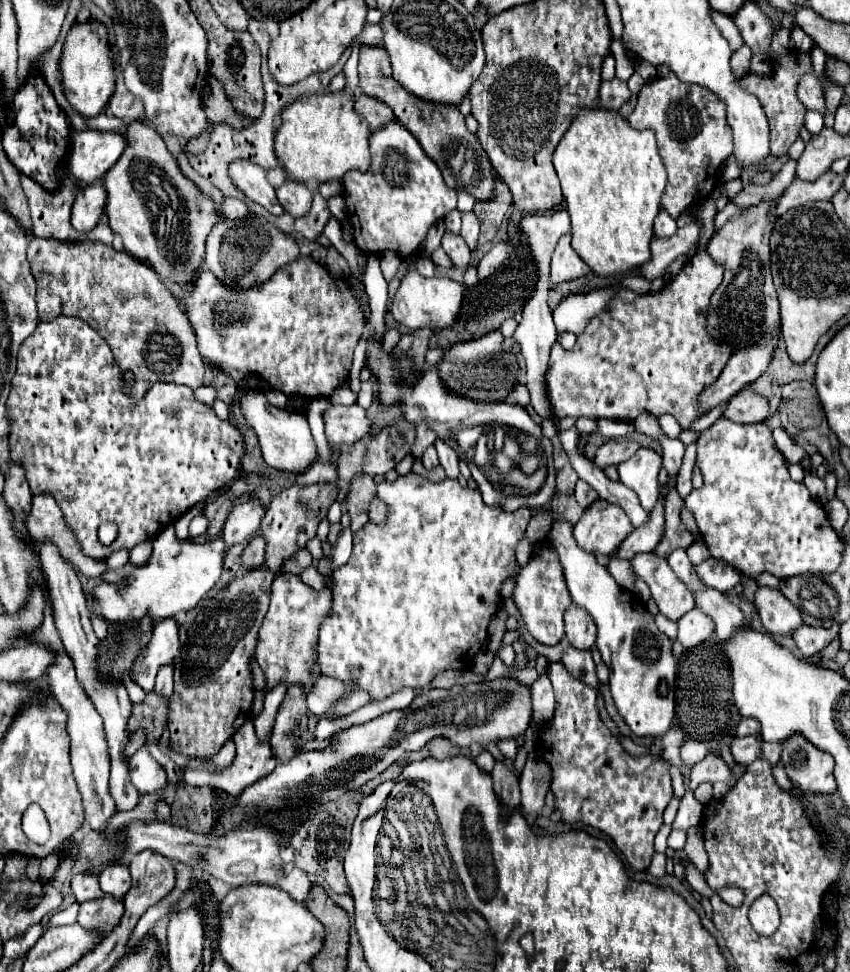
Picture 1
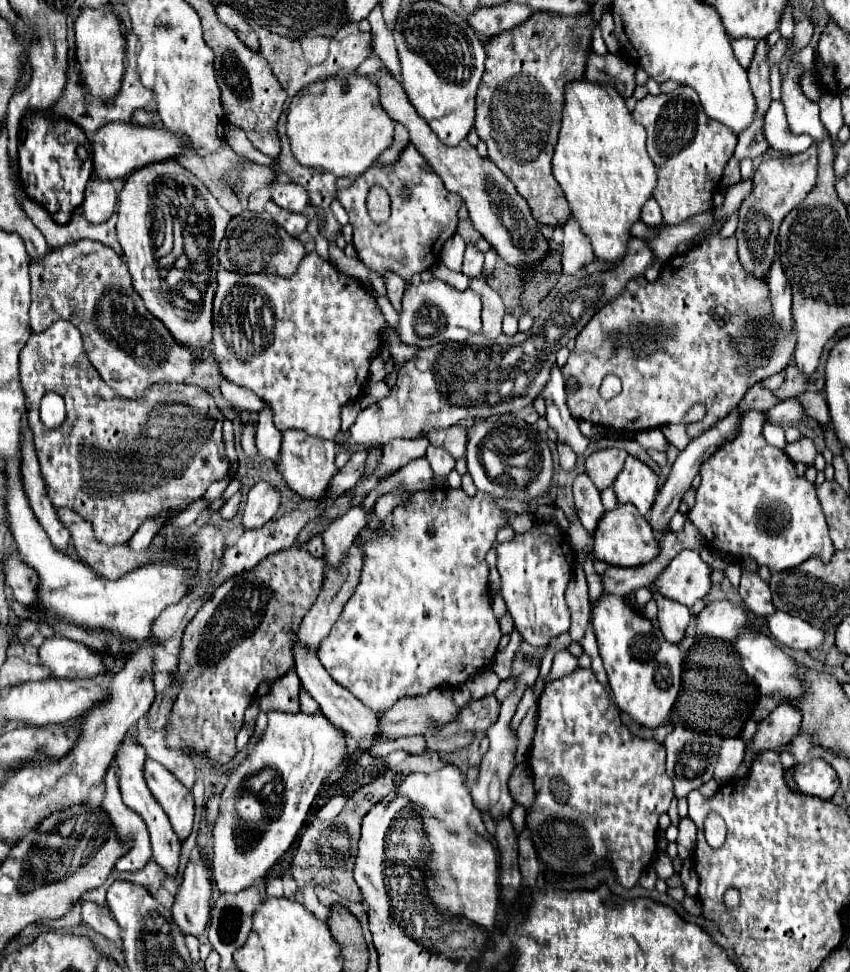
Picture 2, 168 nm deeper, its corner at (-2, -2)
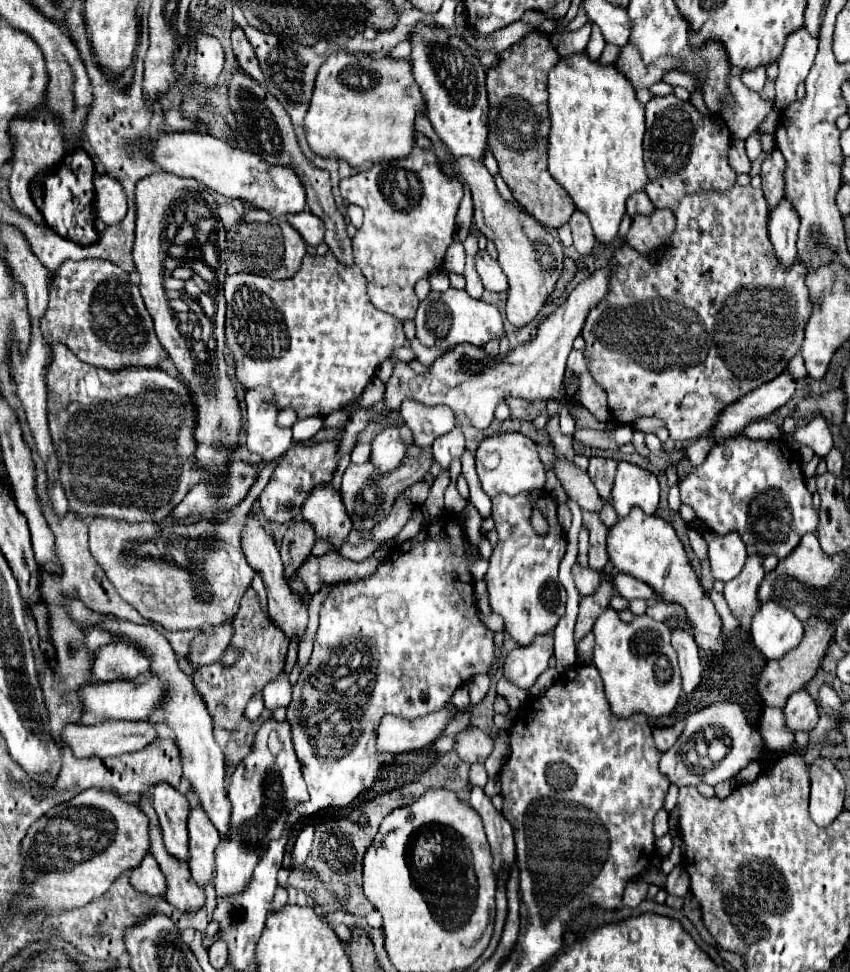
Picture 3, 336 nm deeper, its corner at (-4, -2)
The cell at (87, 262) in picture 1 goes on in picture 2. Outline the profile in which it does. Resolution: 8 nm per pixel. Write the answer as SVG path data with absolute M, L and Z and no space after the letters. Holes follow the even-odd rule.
M81 239L75 243L67 243L59 249L47 251L39 261L29 261L31 273L31 327L35 333L45 331L51 323L59 319L69 319L83 335L85 351L91 363L97 367L103 381L121 397L135 399L141 397L143 391L153 383L185 383L193 375L195 355L187 345L179 345L167 327L151 315L139 293L131 283L131 275L123 257L119 257L113 249L99 245L97 241Z

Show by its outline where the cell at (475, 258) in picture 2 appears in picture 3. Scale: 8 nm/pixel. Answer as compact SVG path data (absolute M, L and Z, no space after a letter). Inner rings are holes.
M479 251L477 253L475 265L477 265L477 273L479 273L485 289L489 289L489 291L507 291L505 273L499 267L499 263L489 257L487 251Z

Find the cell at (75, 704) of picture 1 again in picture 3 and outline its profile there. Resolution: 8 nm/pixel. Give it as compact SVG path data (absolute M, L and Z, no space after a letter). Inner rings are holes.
M151 853L141 861L139 867L131 869L131 885L141 893L165 899L165 875Z

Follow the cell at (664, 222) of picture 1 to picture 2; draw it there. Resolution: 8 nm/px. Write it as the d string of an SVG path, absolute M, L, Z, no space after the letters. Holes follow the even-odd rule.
M649 199L643 207L643 213L641 213L641 219L643 223L647 225L661 225L663 223L663 213L659 209L659 203L655 199Z

